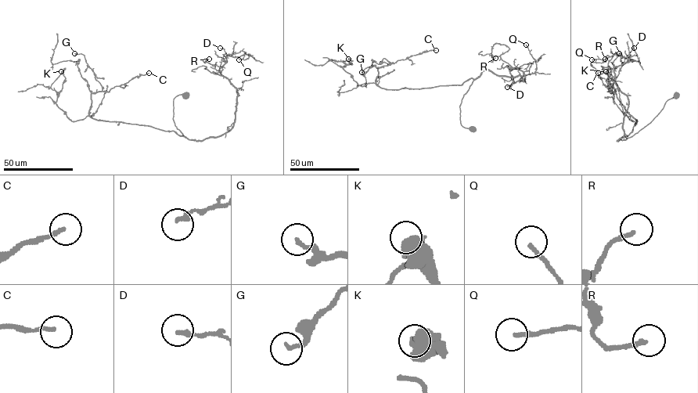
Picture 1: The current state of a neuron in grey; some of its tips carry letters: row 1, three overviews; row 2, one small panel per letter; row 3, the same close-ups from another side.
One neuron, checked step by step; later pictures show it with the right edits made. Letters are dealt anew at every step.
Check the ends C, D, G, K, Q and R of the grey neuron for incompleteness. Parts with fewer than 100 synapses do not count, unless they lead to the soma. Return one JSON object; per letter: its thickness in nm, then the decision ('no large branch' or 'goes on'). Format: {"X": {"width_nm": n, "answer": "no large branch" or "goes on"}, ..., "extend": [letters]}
{"C": {"width_nm": 170, "answer": "no large branch"}, "D": {"width_nm": 220, "answer": "no large branch"}, "G": {"width_nm": 200, "answer": "no large branch"}, "K": {"width_nm": 600, "answer": "no large branch"}, "Q": {"width_nm": 180, "answer": "no large branch"}, "R": {"width_nm": 190, "answer": "no large branch"}, "extend": []}

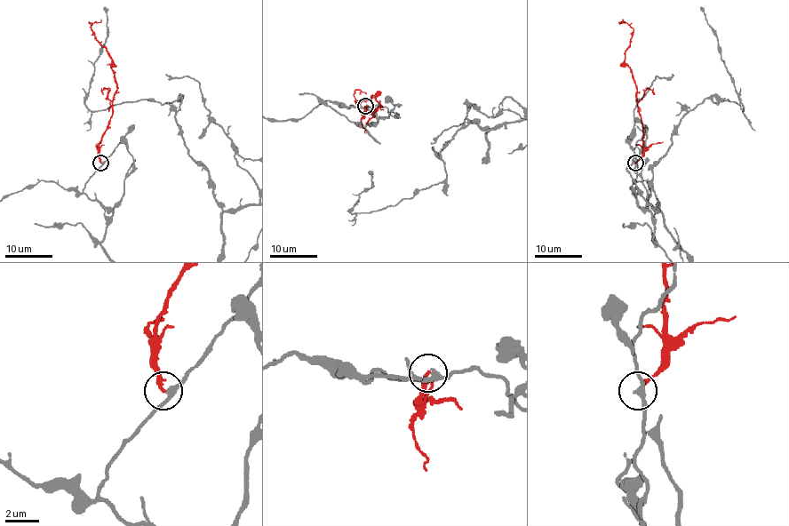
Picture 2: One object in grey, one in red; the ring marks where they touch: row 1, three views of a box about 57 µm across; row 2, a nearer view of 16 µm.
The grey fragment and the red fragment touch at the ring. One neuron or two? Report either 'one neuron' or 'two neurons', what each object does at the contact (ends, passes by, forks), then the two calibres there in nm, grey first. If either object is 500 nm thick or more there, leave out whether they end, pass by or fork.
two neurons; grey passes by; red ends there; 280 nm thick on the grey side, 180 nm on the other

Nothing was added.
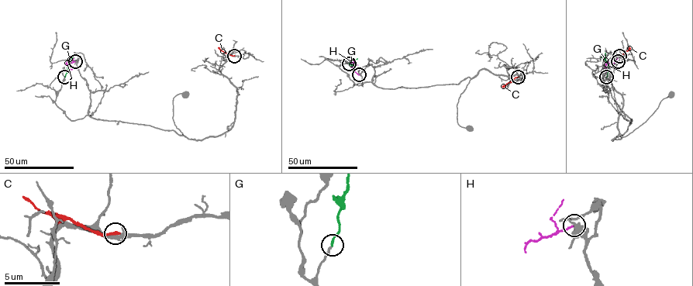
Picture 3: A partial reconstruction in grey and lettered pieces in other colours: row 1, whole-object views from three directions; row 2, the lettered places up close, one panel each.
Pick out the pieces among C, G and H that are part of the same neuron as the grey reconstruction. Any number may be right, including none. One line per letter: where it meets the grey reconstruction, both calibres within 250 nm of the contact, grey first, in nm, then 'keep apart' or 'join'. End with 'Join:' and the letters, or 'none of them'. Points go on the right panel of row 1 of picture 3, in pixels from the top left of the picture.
C: meets grey at (619, 56); 320 nm thick on the grey side, 260 nm on the other; keep apart
G: meets grey at (606, 77); 170 nm thick on the grey side, 180 nm on the other; join
H: meets grey at (618, 61); 480 nm thick on the grey side, 160 nm on the other; keep apart
Join: G

